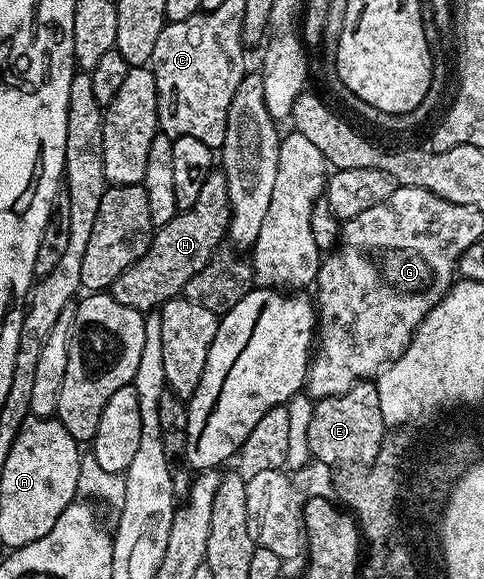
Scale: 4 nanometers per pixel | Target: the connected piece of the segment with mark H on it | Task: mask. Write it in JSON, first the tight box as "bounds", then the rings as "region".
{"bounds":[110,170,230,314],"region":[[[213,170],[202,182],[202,191],[194,206],[180,210],[172,221],[155,229],[150,246],[134,266],[122,270],[114,278],[110,294],[122,306],[148,314],[159,309],[168,300],[177,299],[183,293],[186,282],[210,262],[217,248],[225,243],[228,234],[230,215],[230,194],[226,190],[226,178],[223,171]]]}

